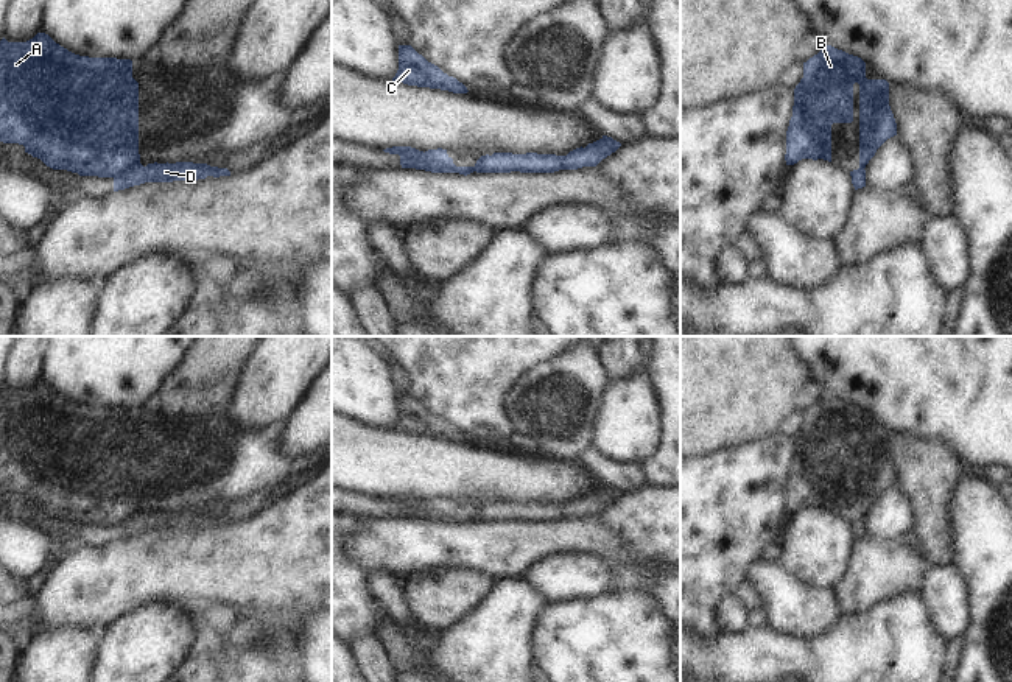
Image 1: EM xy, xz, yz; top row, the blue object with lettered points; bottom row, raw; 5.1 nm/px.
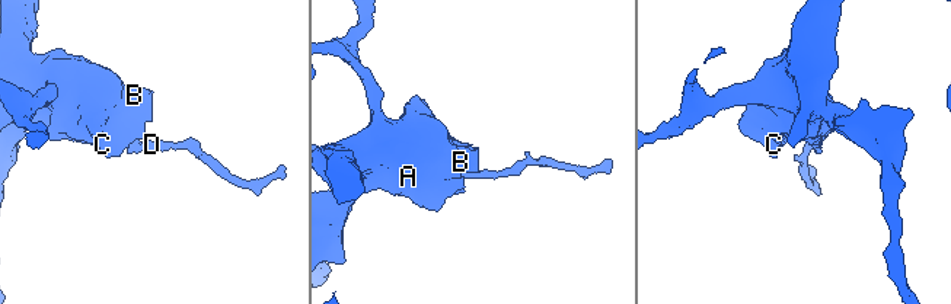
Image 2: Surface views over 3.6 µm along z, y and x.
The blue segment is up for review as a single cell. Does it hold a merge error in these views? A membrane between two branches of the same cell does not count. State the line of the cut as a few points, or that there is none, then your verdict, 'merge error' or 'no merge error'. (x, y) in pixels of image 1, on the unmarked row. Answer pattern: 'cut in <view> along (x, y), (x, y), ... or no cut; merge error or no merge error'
cut in xy along (139, 509), (112, 525); merge error

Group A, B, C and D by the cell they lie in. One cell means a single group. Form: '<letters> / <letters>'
A B C / D

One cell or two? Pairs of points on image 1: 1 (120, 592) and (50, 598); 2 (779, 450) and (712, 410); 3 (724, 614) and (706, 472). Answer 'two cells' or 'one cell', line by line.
1: one cell
2: two cells
3: two cells

